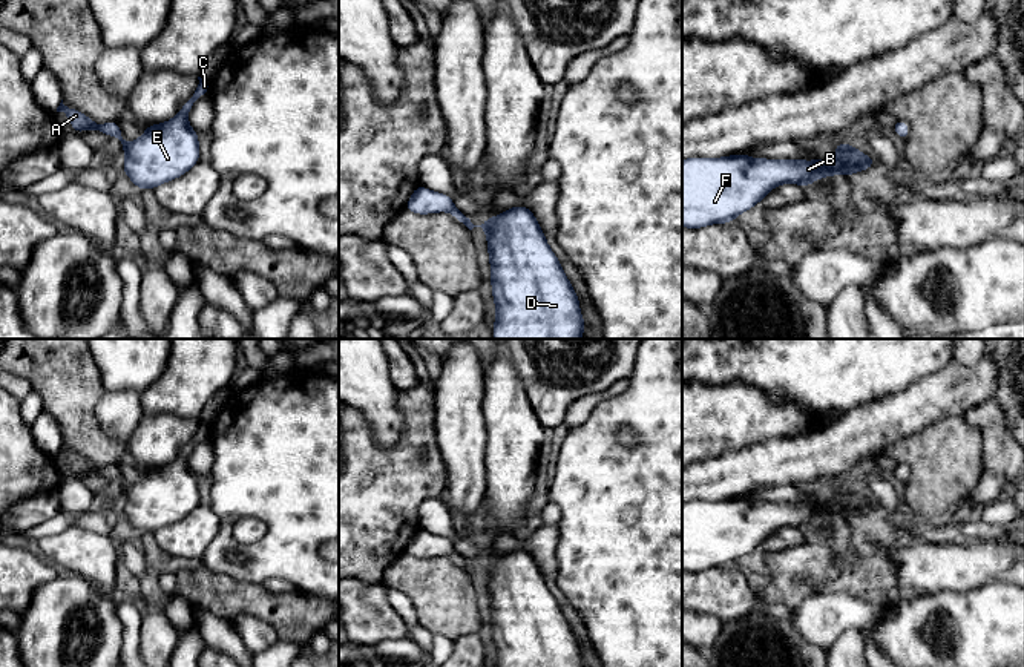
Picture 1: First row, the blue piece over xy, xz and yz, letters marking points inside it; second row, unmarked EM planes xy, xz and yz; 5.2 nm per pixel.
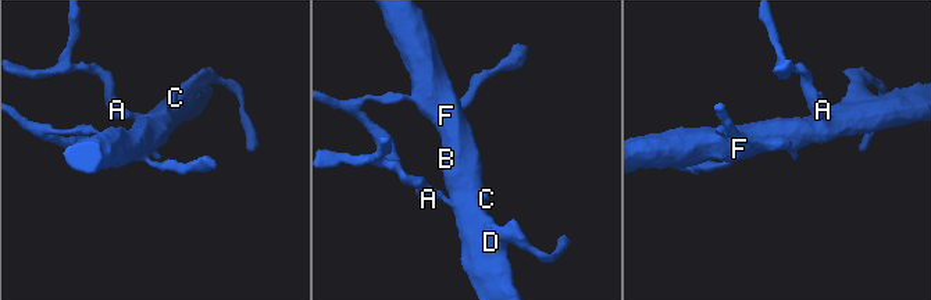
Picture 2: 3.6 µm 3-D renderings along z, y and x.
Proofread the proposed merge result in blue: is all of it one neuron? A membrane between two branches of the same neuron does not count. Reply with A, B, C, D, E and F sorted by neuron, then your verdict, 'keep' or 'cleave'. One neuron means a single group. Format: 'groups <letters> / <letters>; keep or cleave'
groups A B C D E F; keep

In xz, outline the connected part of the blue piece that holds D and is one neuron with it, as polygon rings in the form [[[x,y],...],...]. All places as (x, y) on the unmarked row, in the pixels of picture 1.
[[[417,529],[405,554],[448,555],[469,573],[484,573],[495,667],[584,667],[579,641],[530,552],[515,549],[474,569],[451,540]]]

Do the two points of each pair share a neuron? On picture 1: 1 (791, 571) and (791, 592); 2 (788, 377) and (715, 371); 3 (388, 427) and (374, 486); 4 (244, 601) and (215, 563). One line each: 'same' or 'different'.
1: same
2: same
3: different
4: different

